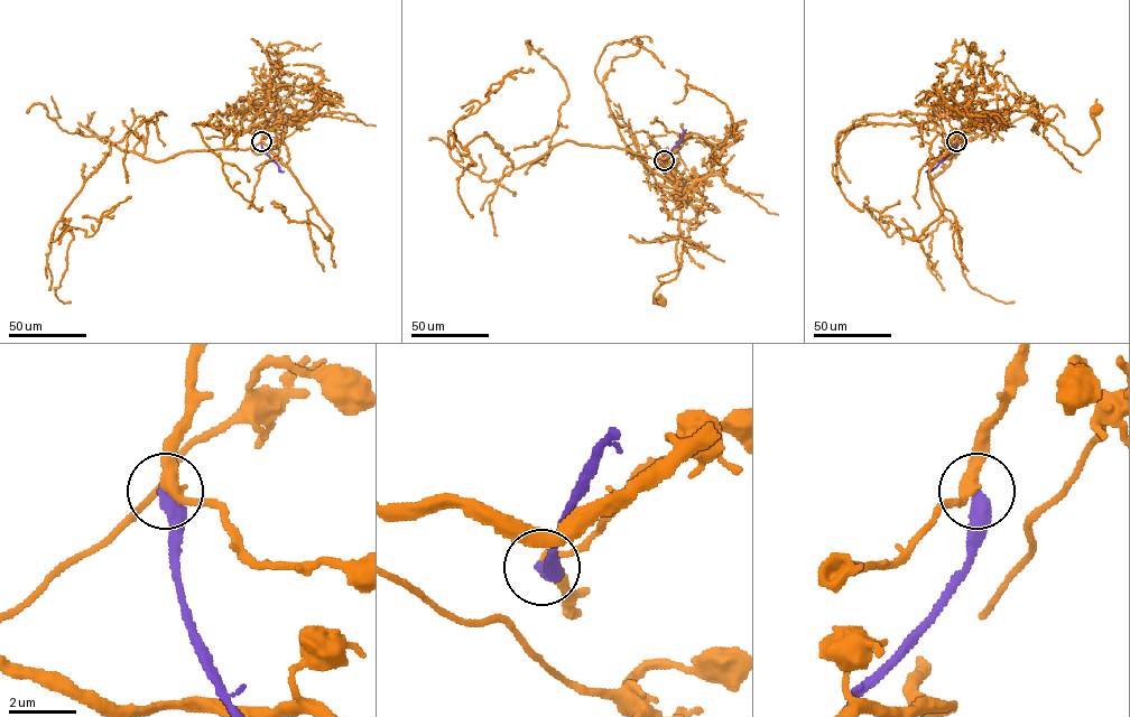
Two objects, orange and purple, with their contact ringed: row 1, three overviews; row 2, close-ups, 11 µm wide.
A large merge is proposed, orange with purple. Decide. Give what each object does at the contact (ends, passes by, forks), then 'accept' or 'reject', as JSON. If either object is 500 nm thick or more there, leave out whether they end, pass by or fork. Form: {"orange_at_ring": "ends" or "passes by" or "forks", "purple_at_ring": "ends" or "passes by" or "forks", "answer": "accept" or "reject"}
{"orange_at_ring": "passes by", "purple_at_ring": "ends", "answer": "accept"}

